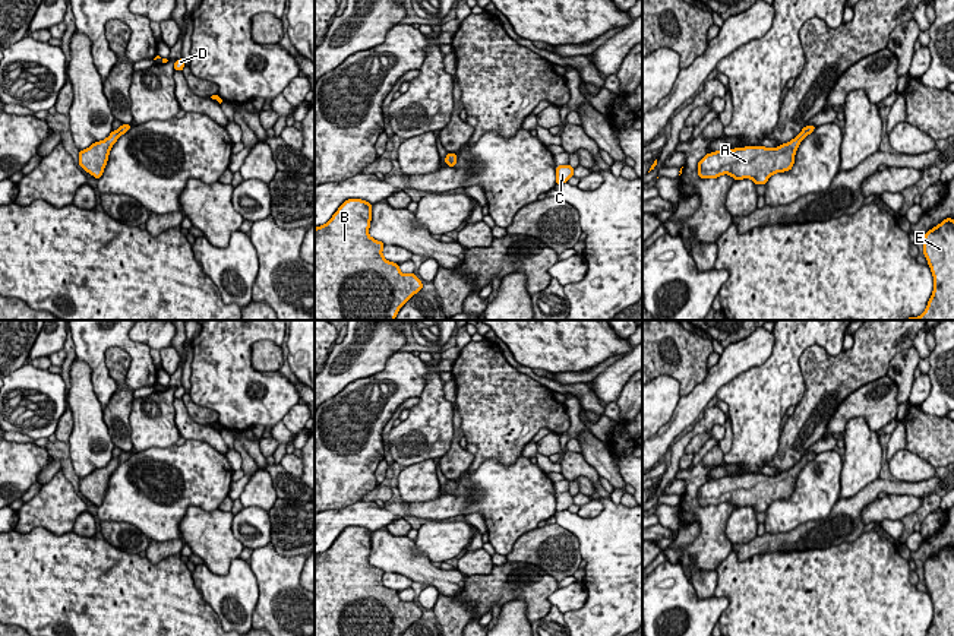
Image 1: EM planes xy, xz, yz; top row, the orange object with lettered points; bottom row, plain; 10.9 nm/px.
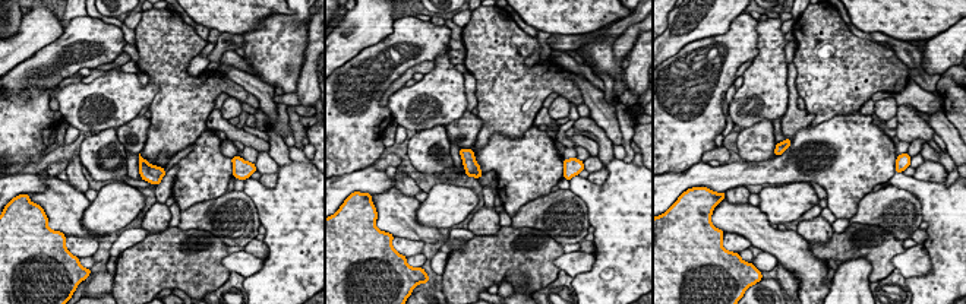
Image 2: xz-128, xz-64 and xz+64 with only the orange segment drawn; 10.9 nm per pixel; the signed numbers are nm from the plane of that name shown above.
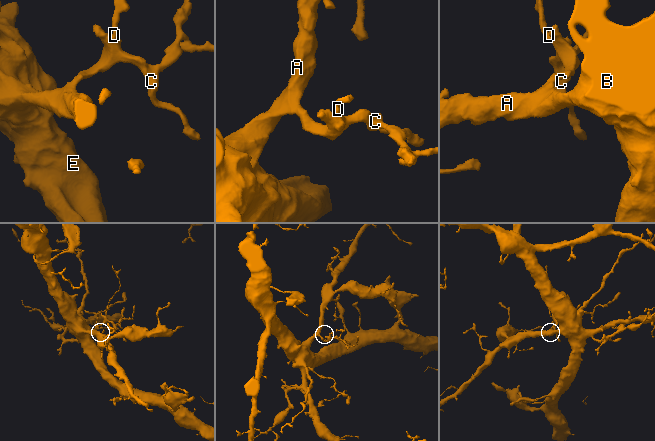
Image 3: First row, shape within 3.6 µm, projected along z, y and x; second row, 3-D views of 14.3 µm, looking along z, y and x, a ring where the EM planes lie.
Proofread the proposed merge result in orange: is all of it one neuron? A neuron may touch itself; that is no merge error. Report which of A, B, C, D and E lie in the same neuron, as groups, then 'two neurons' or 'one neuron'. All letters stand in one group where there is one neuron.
A B C D E | one neuron

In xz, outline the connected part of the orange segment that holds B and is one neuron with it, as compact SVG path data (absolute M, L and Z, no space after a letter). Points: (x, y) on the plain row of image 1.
M348 526L332 545L315 556L315 636L401 636L423 611L414 601L402 601L399 592L388 589L382 578L385 572L369 563L372 531Z

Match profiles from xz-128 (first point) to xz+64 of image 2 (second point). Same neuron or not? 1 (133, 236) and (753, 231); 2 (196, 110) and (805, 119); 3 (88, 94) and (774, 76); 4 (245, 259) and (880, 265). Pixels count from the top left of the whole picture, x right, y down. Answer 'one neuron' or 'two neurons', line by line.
1: two neurons
2: two neurons
3: one neuron
4: two neurons

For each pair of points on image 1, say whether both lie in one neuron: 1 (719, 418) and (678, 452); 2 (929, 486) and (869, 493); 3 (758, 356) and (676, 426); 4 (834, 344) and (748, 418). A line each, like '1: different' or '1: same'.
1: same
2: same
3: same
4: same

